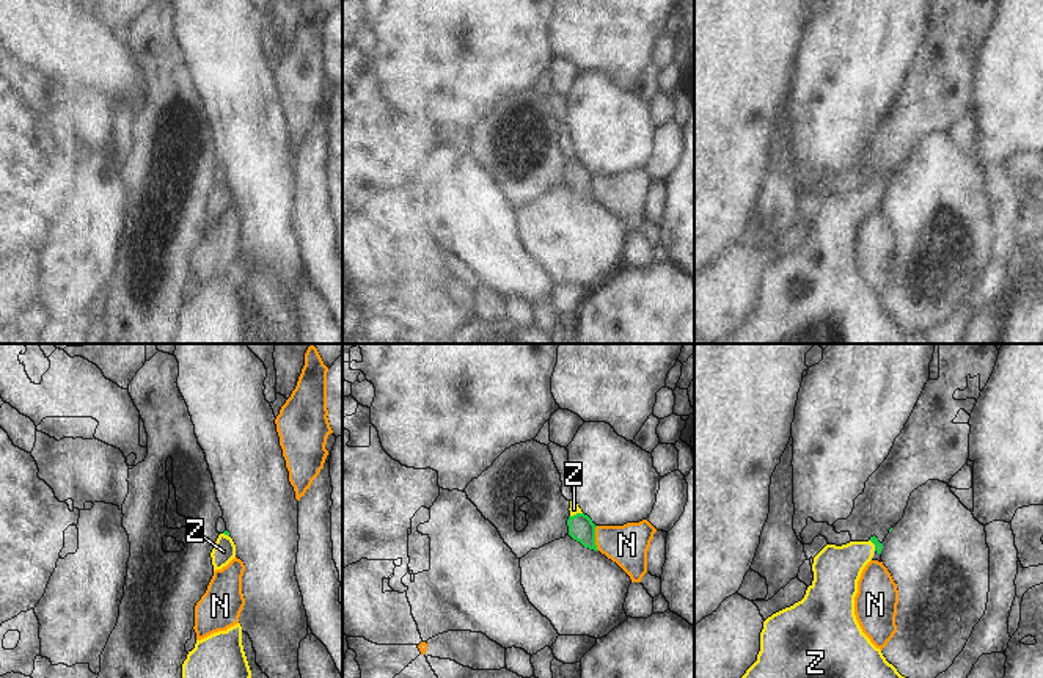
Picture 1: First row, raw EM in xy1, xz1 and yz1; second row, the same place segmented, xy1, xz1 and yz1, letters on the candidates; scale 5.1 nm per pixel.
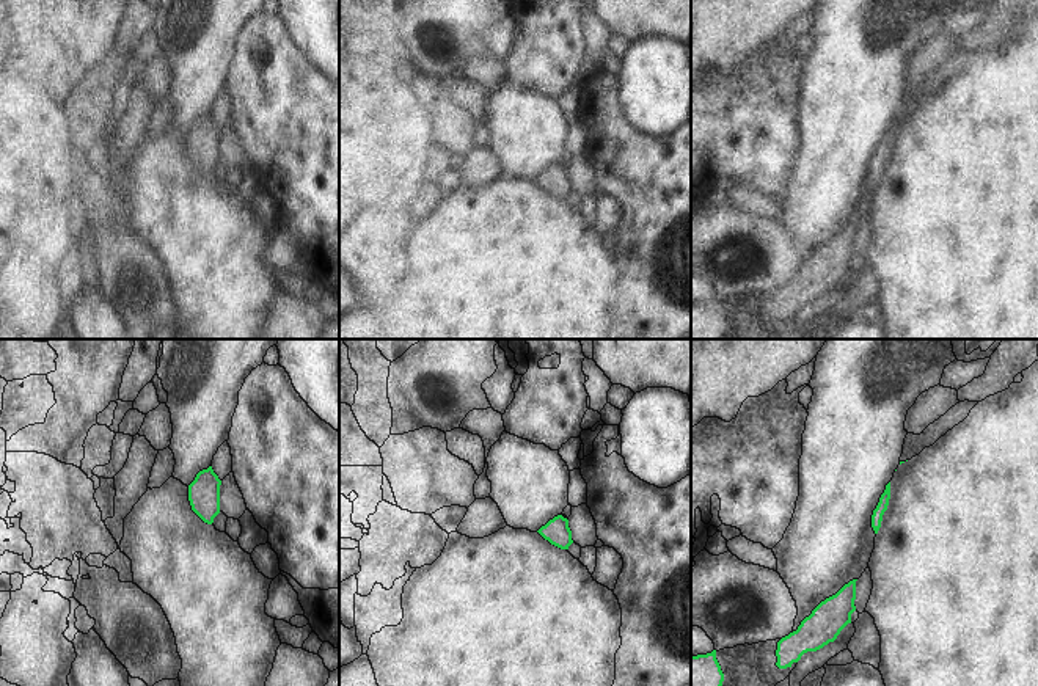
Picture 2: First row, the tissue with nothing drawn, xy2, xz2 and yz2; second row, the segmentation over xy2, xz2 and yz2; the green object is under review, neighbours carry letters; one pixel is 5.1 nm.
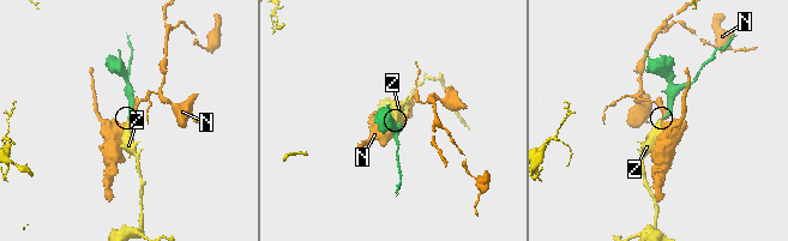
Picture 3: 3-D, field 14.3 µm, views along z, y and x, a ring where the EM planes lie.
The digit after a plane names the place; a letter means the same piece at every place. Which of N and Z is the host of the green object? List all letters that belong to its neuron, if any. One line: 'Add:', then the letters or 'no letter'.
Add: Z

